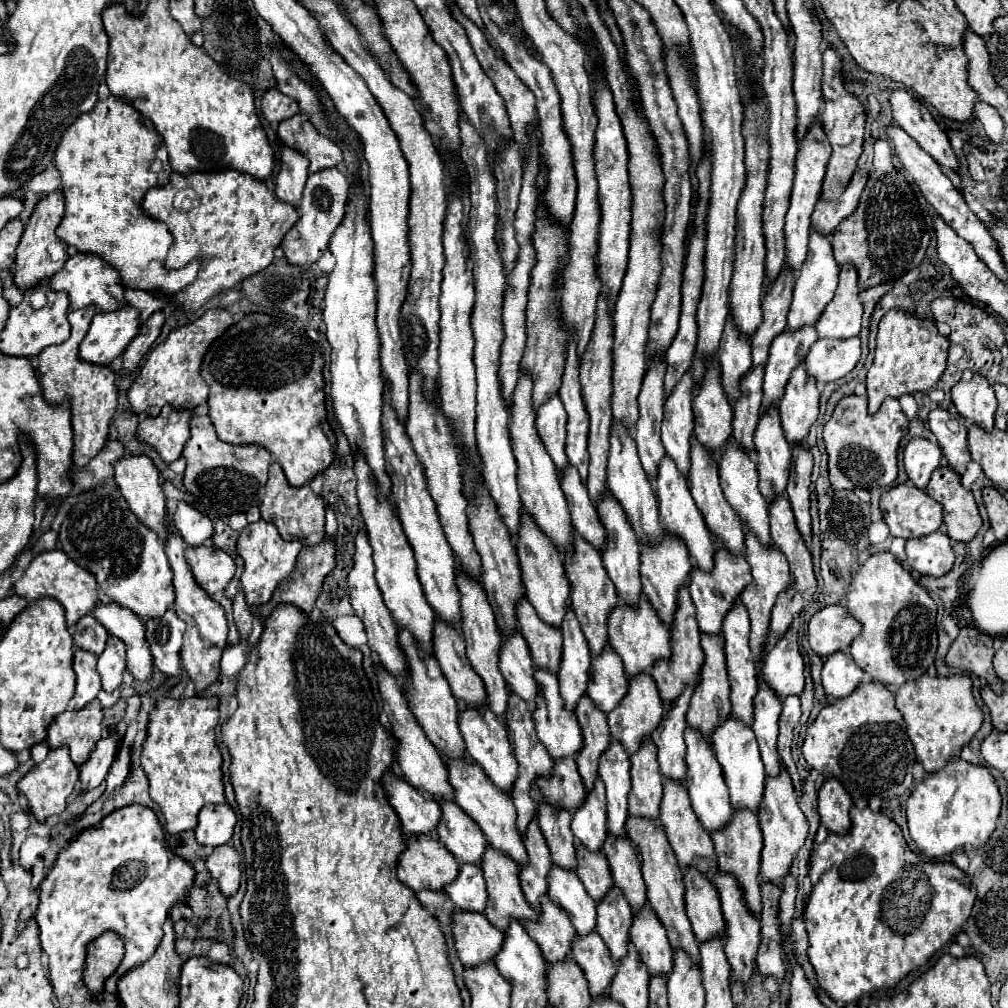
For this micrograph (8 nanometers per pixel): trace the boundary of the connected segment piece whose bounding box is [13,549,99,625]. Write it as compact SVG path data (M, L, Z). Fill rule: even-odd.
M59 549L39 553L31 561L31 565L25 569L23 577L13 585L13 591L27 601L35 601L39 597L57 599L65 607L65 617L67 617L69 625L75 625L83 615L91 613L99 603L95 575L91 575L77 563L71 563L71 559L67 559L67 555L63 555L63 551L59 551Z

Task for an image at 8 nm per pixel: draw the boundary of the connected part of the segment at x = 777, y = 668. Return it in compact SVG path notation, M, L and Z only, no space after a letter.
M793 629L771 645L759 667L759 675L779 699L791 695L799 697L803 693L803 657L799 653L797 633L793 633Z

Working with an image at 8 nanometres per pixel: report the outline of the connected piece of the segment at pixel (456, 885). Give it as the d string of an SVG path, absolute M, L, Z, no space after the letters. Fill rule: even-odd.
M465 863L459 871L459 879L445 887L447 895L455 903L459 911L483 913L487 907L487 887L483 879L483 871L471 863Z

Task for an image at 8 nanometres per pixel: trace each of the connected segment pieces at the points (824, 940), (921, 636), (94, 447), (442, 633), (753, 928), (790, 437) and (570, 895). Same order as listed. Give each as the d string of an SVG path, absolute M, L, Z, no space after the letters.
M869 807L865 809L851 809L851 831L847 835L837 835L837 833L829 833L825 843L819 845L817 853L813 855L813 863L811 867L825 867L825 871L821 873L819 881L813 885L813 891L809 895L807 901L807 909L805 909L805 923L807 923L807 935L809 935L809 961L817 973L817 981L819 987L837 1003L851 1003L851 1001L859 1001L863 995L881 991L881 989L893 989L907 973L911 973L913 969L925 965L947 941L953 933L957 933L961 929L961 925L967 921L967 917L971 915L973 903L975 903L975 889L971 885L967 885L965 873L961 869L957 869L953 863L931 863L931 861L923 861L921 855L915 855L905 839L903 833L899 829L899 825L891 819L887 819L883 813L873 813Z
M889 551L871 555L863 567L859 567L853 575L851 589L847 593L847 611L863 625L863 631L855 637L851 643L851 655L859 667L863 667L865 673L873 677L873 681L883 685L901 687L907 681L919 679L927 673L927 669L935 661L937 653L937 625L935 625L935 601L929 597L929 593L917 585L905 565L901 565Z
M95 305L71 311L67 315L71 323L71 337L65 343L51 345L39 353L39 379L43 387L43 395L49 403L61 403L65 397L71 401L71 423L73 423L73 463L75 467L85 467L105 445L109 423L117 409L117 387L115 387L115 371L107 365L95 365L83 361L79 353L79 345L89 331L91 319L97 313Z
M443 621L435 623L435 659L439 661L457 701L465 703L467 709L479 707L487 701L483 681L465 655L463 633Z
M719 873L719 879L715 879L715 887L719 891L721 909L723 909L723 917L725 917L725 923L727 923L725 955L727 955L727 961L729 961L731 969L733 969L733 981L745 989L747 983L749 983L749 979L751 979L751 975L755 973L755 967L757 967L755 957L757 957L757 951L759 951L759 945L761 945L759 919L755 919L749 913L749 909L745 907L745 901L741 897L741 889L735 883L735 877L729 877L729 875Z
M803 365L793 371L777 409L789 445L803 445L809 427L819 415L819 391L815 387L815 381L807 379Z
M553 865L549 899L567 911L579 935L589 935L595 929L597 903L591 899L591 895L587 895L587 891L583 891L583 883L579 883L575 871L563 871L561 867Z

